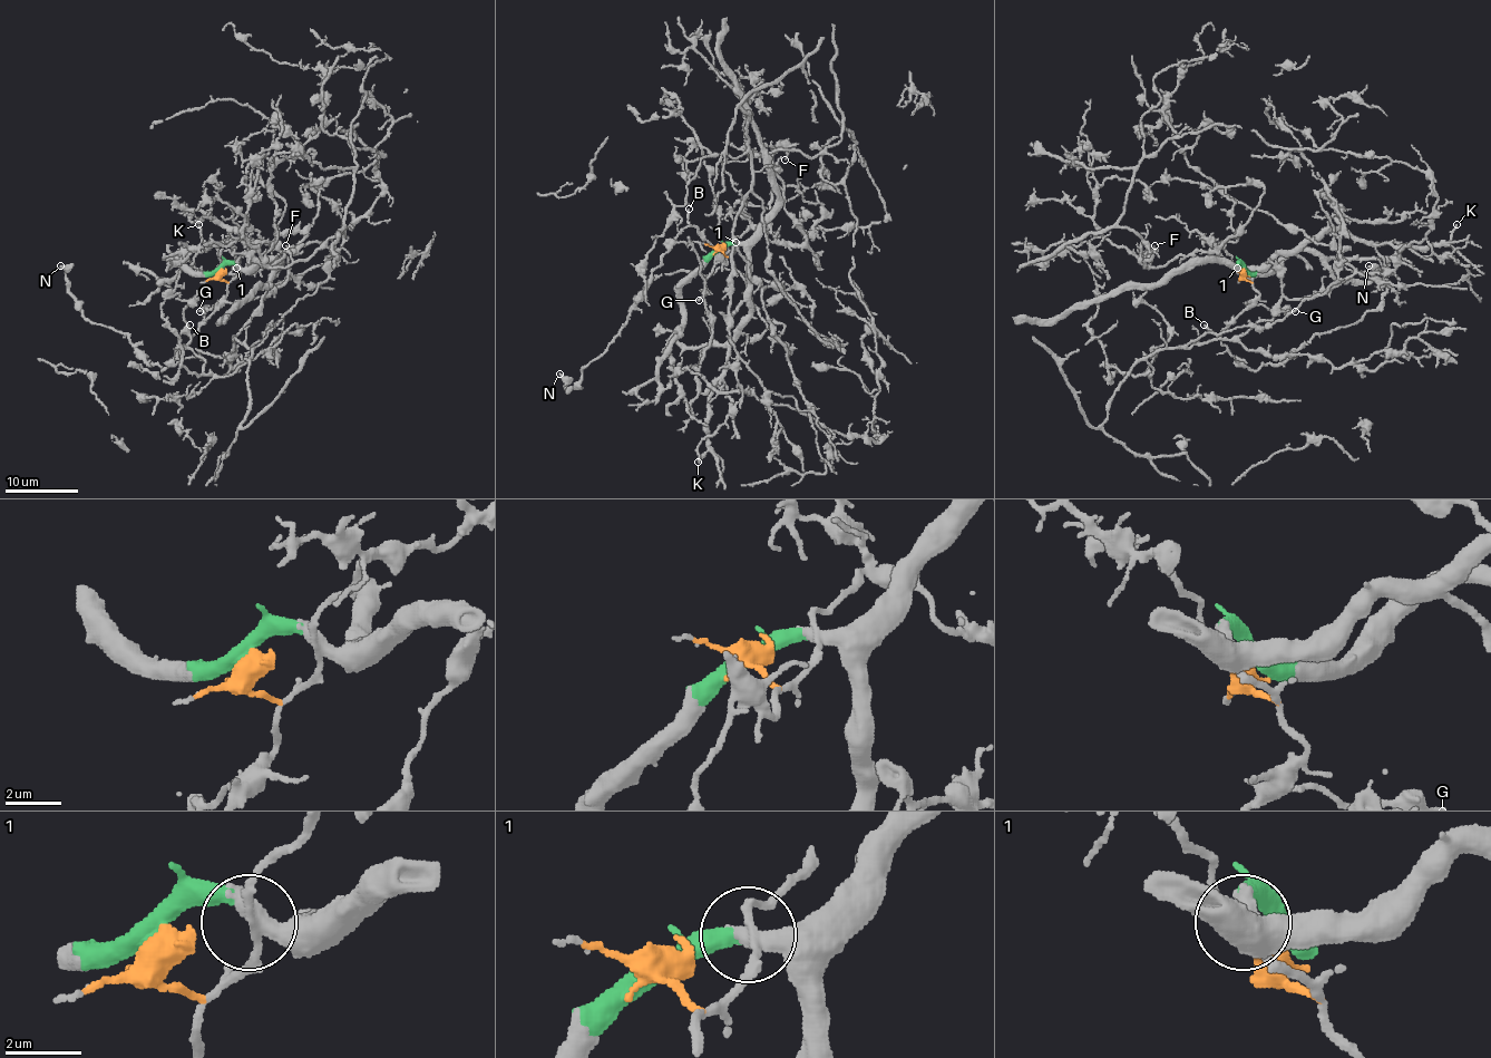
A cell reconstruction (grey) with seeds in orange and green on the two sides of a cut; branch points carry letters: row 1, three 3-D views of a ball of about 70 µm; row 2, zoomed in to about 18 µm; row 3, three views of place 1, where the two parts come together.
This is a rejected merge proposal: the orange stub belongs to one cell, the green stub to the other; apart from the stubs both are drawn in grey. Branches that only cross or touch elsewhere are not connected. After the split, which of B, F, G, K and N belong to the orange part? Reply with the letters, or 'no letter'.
B, F, G, N

